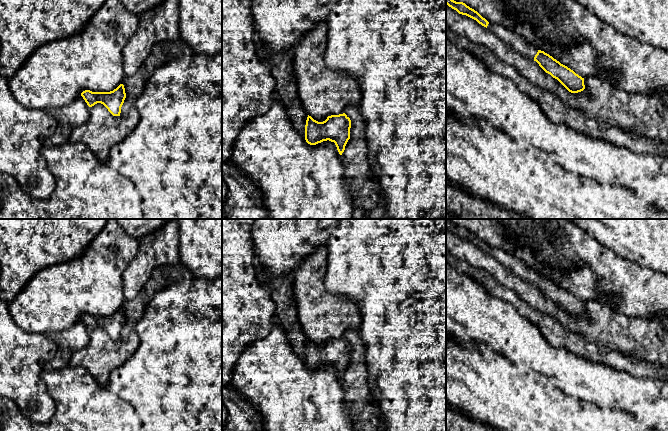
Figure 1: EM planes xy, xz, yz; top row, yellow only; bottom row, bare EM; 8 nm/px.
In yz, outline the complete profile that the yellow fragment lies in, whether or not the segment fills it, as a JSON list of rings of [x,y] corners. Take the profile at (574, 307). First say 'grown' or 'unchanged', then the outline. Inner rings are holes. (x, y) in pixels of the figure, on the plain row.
grown; [[[446,219],[446,228],[459,238],[466,239],[479,248],[489,253],[513,274],[536,285],[539,290],[553,302],[557,303],[569,316],[578,317],[585,313],[584,302],[576,298],[567,290],[561,288],[544,275],[538,274],[528,267],[521,259],[509,254],[500,248],[488,246],[477,235],[470,232],[463,226],[456,226]]]

